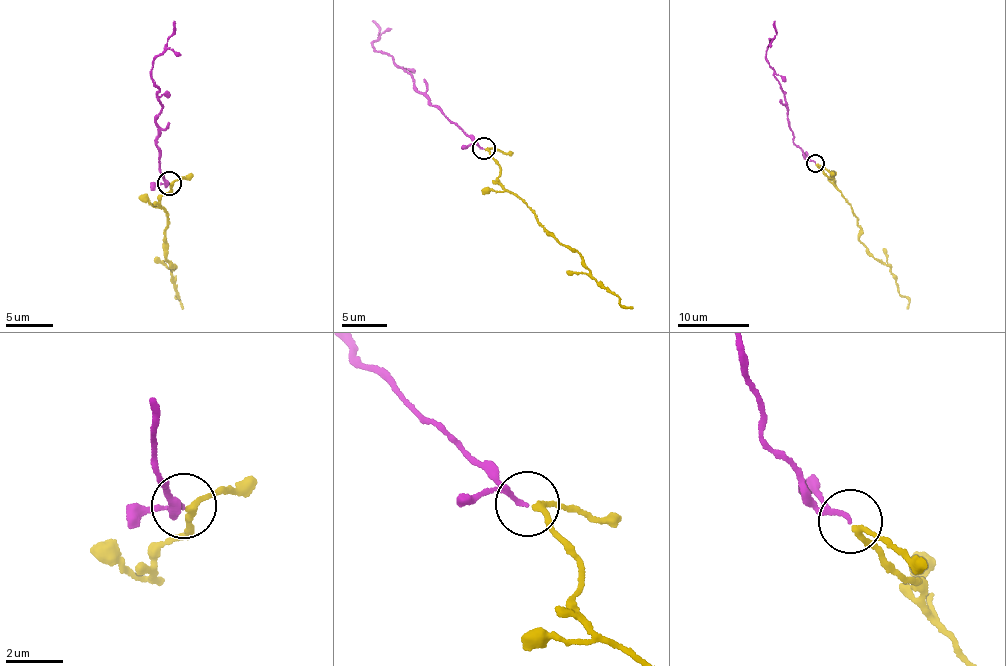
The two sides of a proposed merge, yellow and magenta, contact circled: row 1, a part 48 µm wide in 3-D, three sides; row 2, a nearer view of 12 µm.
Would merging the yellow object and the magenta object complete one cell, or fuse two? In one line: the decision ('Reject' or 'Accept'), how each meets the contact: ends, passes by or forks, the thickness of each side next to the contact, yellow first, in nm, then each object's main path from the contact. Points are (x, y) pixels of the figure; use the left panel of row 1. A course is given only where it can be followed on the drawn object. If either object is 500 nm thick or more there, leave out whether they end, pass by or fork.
Accept. At the ring yellow passes by. At the ring magenta ends. Thickness 170 nm (yellow) against 150 nm. Course of yellow: (170, 184), (159, 206), (167, 217), (166, 260), (176, 267), (175, 295), (183, 308). Course of magenta: (170, 182), (164, 183), (161, 174), (156, 114), (162, 103), (152, 81), (152, 60), (167, 42), (173, 20)

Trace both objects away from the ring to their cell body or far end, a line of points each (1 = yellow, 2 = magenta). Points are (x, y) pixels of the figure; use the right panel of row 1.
1: (815, 164), (832, 178), (850, 205), (861, 230), (860, 242), (890, 268), (897, 291), (908, 299), (906, 308)
2: (815, 163), (793, 142), (784, 90), (766, 54), (770, 40), (776, 35), (774, 20)

